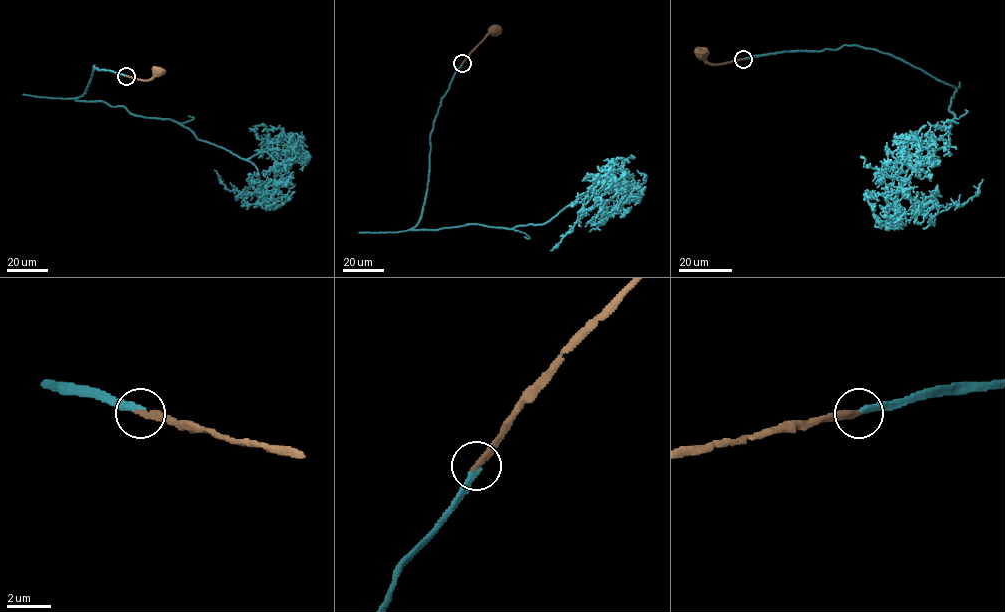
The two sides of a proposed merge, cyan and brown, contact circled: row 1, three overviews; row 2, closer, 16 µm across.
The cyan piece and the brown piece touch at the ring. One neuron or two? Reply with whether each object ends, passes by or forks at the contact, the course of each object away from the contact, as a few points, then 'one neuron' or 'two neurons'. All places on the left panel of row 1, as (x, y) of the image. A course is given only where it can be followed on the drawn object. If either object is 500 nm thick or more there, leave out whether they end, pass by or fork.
cyan ends; brown ends; course cyan (126, 76), (94, 65), (85, 92), (74, 99), (177, 121), (250, 161), (259, 188), (243, 199), (214, 170); course brown (126, 76), (150, 80), (159, 71); one neuron

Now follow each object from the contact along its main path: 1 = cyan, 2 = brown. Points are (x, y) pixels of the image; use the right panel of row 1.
1: (744, 59), (858, 45), (907, 62), (956, 89), (949, 142), (902, 182), (911, 204), (934, 215), (983, 179)
2: (744, 59), (709, 64), (702, 52)

